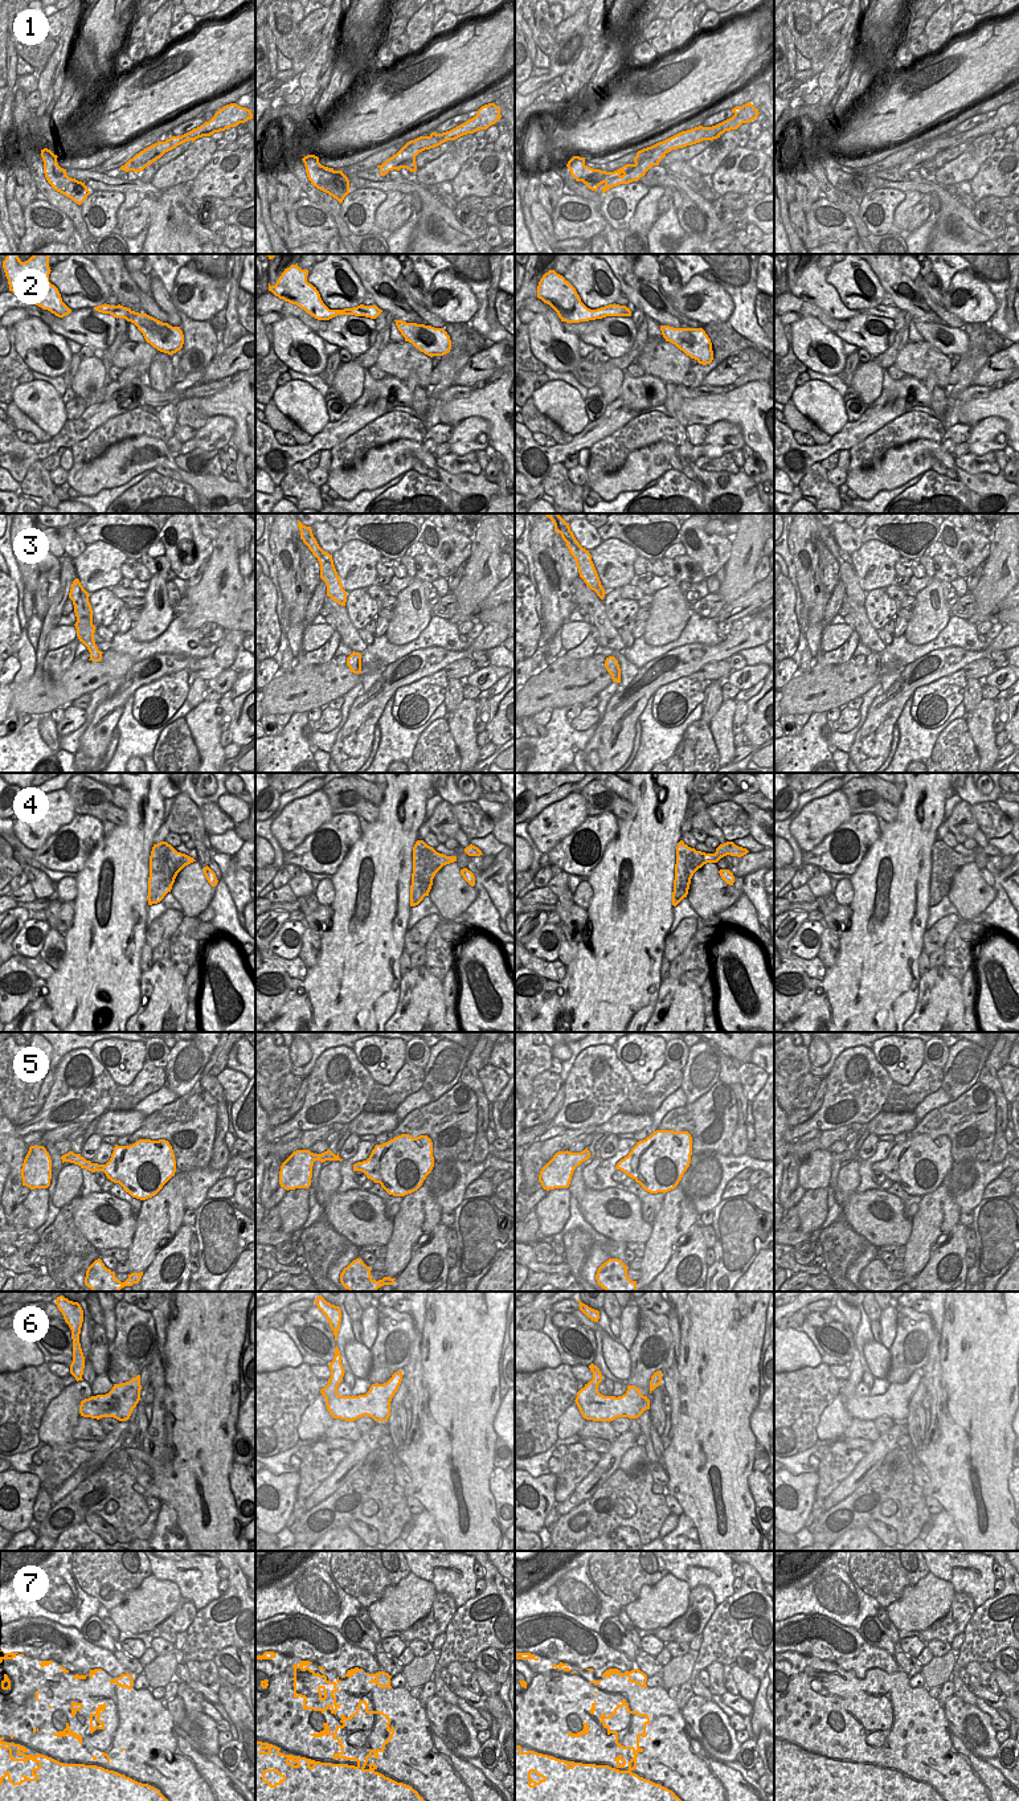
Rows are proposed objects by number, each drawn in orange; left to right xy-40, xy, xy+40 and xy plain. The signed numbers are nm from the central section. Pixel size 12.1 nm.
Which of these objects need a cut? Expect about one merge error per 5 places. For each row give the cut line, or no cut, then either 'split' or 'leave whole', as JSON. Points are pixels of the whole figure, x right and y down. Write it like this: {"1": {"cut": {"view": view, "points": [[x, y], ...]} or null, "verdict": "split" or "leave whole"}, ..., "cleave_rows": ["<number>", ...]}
{"1": {"cut": {"view": "xy", "points": [[348, 180], [327, 181], [316, 187]]}, "verdict": "split"}, "2": {"cut": null, "verdict": "leave whole"}, "3": {"cut": null, "verdict": "leave whole"}, "4": {"cut": {"view": "xy+40", "points": [[699, 862], [687, 875], [686, 881]]}, "verdict": "split"}, "5": {"cut": null, "verdict": "leave whole"}, "6": {"cut": null, "verdict": "leave whole"}, "7": {"cut": null, "verdict": "leave whole"}, "cleave_rows": ["1", "4"]}

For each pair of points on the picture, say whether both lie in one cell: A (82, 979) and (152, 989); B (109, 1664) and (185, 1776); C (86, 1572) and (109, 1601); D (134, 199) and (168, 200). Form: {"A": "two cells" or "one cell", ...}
{"A": "two cells", "B": "two cells", "C": "one cell", "D": "two cells"}

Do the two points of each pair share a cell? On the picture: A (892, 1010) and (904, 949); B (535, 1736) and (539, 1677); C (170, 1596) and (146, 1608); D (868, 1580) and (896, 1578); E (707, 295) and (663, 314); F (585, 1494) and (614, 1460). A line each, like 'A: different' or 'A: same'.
A: same
B: same
C: same
D: same
E: different
F: same

